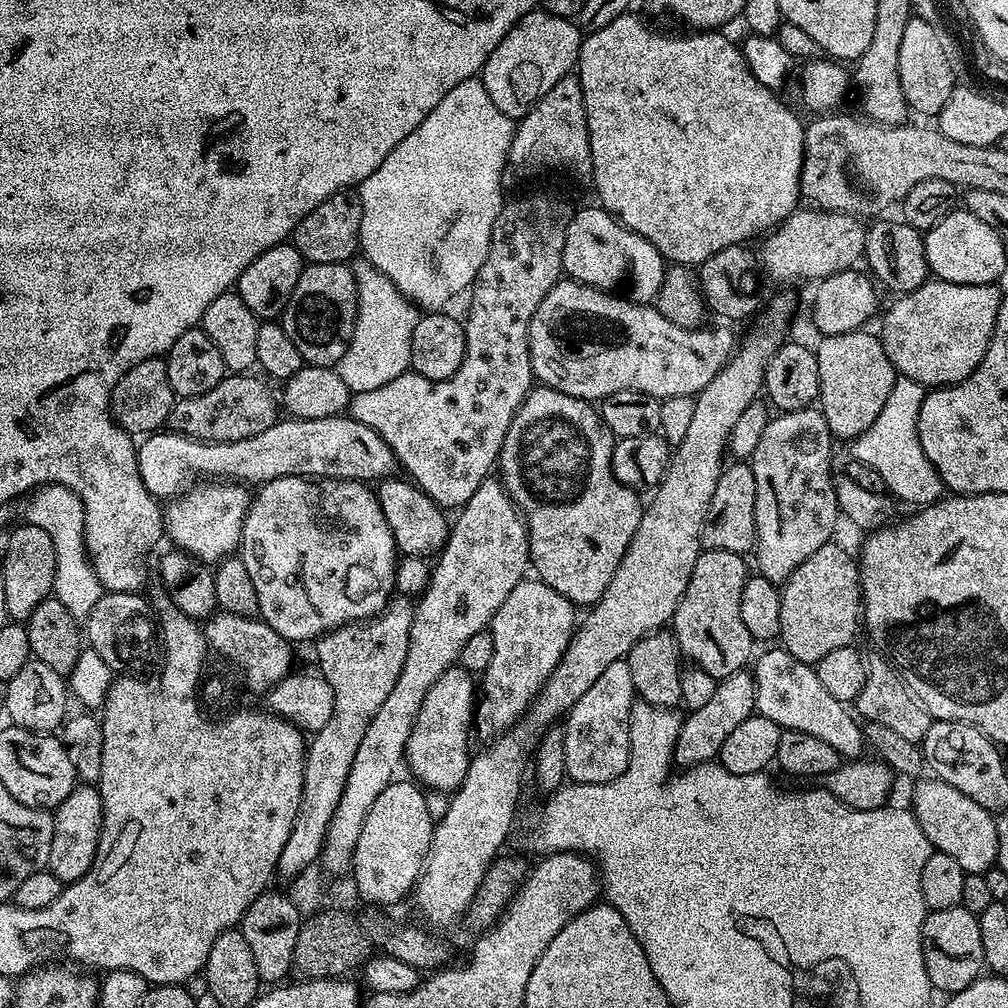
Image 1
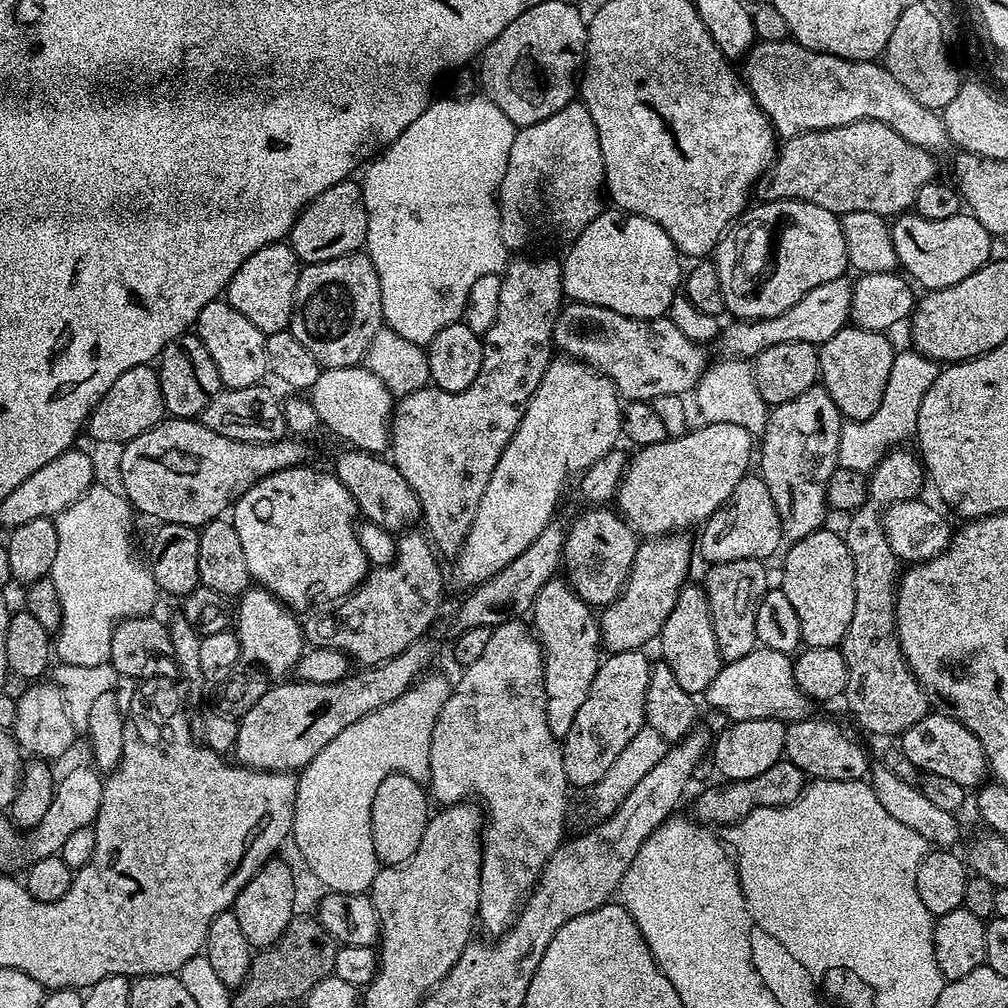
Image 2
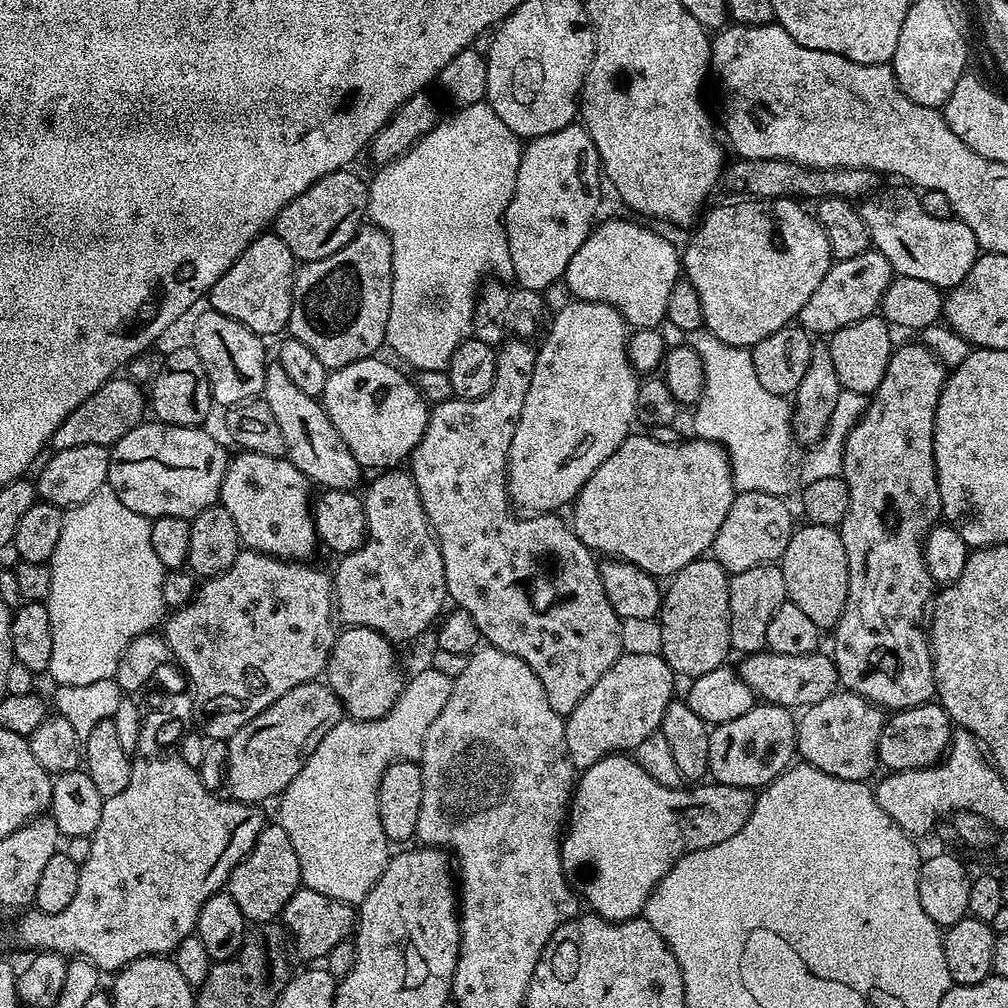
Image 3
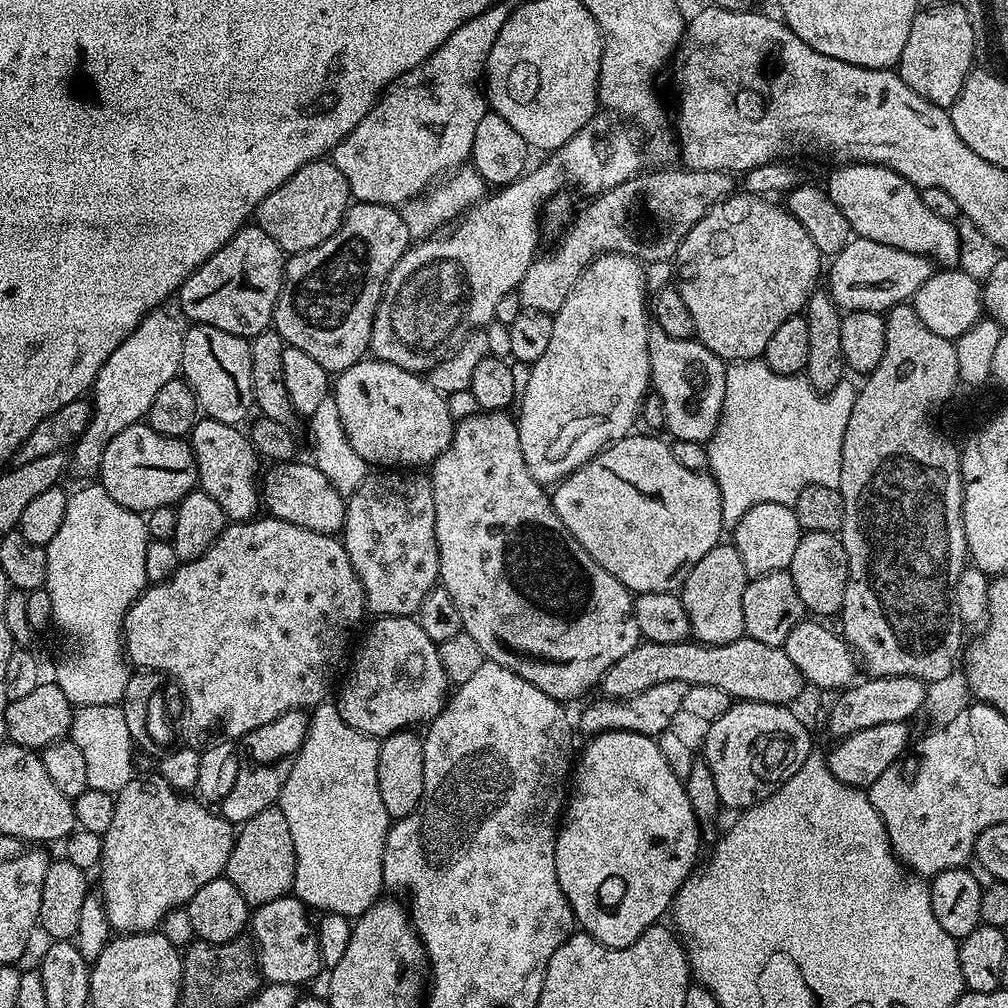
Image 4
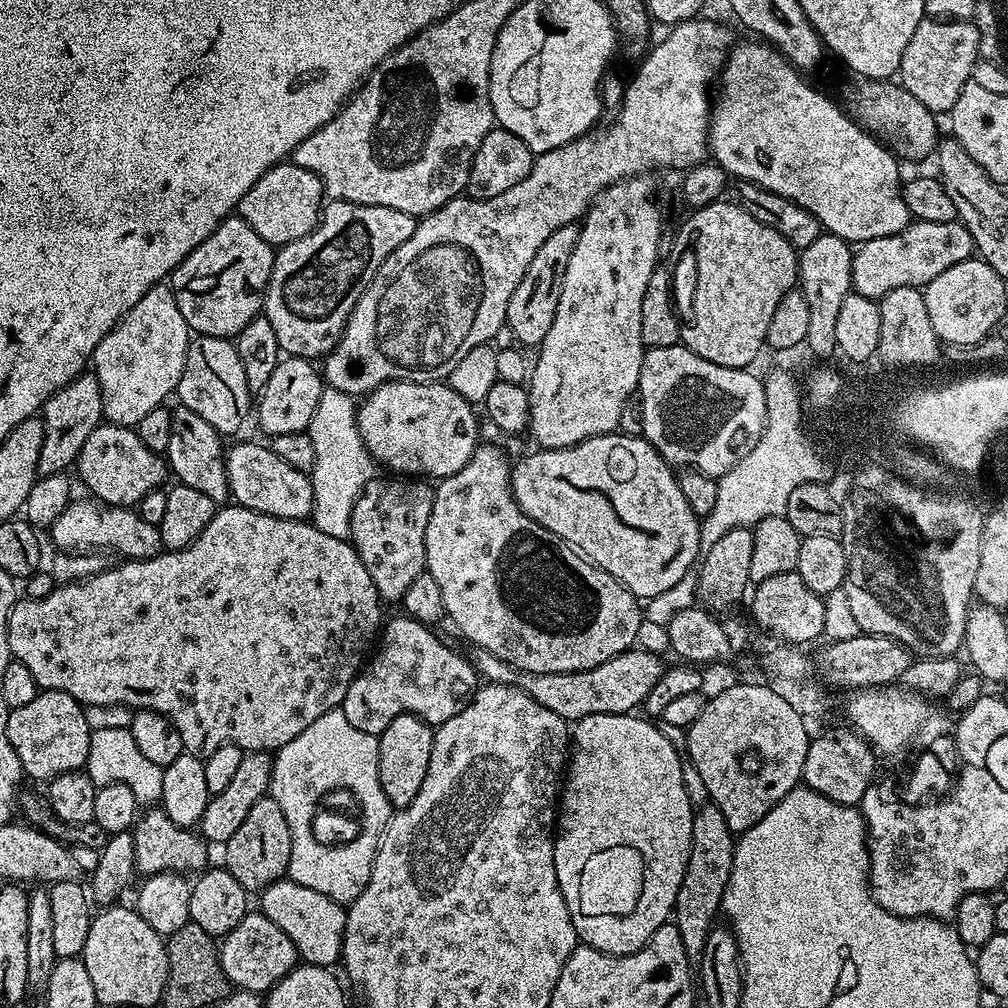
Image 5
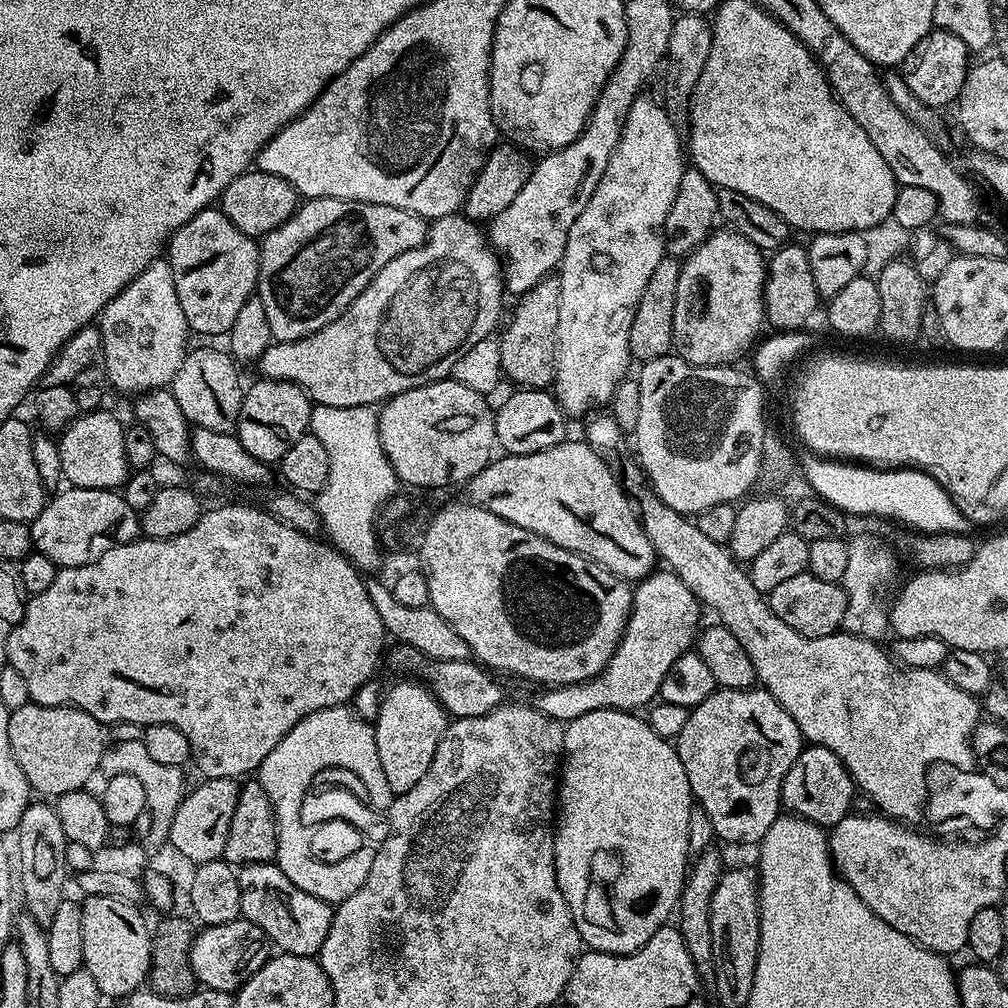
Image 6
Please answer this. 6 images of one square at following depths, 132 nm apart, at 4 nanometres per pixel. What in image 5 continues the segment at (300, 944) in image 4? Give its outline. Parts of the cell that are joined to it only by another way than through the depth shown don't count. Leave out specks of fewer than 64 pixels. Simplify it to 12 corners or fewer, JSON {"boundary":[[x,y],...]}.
{"boundary":[[267,914],[223,937],[229,985],[264,994],[297,966],[294,942]]}

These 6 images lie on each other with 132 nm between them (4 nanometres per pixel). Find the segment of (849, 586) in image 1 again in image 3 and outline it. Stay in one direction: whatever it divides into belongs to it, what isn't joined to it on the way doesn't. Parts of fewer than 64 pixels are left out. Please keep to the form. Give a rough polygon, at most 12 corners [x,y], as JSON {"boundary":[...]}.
{"boundary":[[837,529],[793,531],[778,561],[788,600],[832,630],[848,597]]}

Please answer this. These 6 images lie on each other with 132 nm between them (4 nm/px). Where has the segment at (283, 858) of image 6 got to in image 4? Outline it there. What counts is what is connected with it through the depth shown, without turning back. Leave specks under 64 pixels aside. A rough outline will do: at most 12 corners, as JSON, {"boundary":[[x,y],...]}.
{"boundary":[[311,713],[278,806],[292,892],[355,918],[385,891],[381,741]]}

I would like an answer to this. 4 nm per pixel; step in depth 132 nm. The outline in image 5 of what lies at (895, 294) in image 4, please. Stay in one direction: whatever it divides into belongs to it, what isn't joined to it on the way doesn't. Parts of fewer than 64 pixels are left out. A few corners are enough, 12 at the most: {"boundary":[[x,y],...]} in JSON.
{"boundary":[[959,219],[917,220],[852,253],[852,287],[879,301],[973,259]]}

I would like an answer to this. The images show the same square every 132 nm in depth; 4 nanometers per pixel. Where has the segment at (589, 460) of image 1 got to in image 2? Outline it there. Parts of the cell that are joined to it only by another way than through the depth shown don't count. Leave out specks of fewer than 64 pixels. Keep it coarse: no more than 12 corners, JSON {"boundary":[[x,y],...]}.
{"boundary":[[592,506],[564,533],[566,579],[593,609],[628,581],[638,536]]}

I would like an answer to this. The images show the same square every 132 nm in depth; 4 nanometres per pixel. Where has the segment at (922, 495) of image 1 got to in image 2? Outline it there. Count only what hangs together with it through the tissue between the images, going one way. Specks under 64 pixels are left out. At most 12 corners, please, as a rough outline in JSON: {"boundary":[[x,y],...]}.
{"boundary":[[896,352],[882,406],[841,427],[839,467],[868,474],[913,439],[941,365]]}

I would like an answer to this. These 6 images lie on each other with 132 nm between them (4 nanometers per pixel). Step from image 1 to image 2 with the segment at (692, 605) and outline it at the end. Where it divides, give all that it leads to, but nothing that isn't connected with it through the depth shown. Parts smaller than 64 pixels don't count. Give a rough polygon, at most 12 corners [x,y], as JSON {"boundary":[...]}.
{"boundary":[[763,560],[711,565],[702,587],[725,661],[758,647]]}

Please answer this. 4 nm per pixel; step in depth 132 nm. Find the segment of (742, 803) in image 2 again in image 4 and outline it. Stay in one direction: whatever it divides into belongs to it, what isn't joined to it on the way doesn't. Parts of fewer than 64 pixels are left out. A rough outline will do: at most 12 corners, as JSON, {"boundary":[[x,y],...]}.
{"boundary":[[597,732],[556,834],[577,925],[663,921],[702,833],[657,741]]}

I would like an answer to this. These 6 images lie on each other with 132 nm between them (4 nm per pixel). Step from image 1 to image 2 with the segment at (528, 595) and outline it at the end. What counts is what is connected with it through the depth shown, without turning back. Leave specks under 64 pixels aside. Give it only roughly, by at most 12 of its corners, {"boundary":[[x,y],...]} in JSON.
{"boundary":[[527,623],[492,629],[430,738],[479,802],[479,927],[508,931],[566,839],[564,749]]}

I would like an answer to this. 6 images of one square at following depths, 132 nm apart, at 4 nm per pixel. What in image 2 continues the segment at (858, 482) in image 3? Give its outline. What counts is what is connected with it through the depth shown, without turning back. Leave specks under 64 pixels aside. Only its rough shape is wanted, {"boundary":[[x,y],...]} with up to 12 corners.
{"boundary":[[917,453],[872,469],[842,535],[854,558],[843,699],[876,736],[930,711],[896,637],[902,562],[882,510],[926,484]]}

